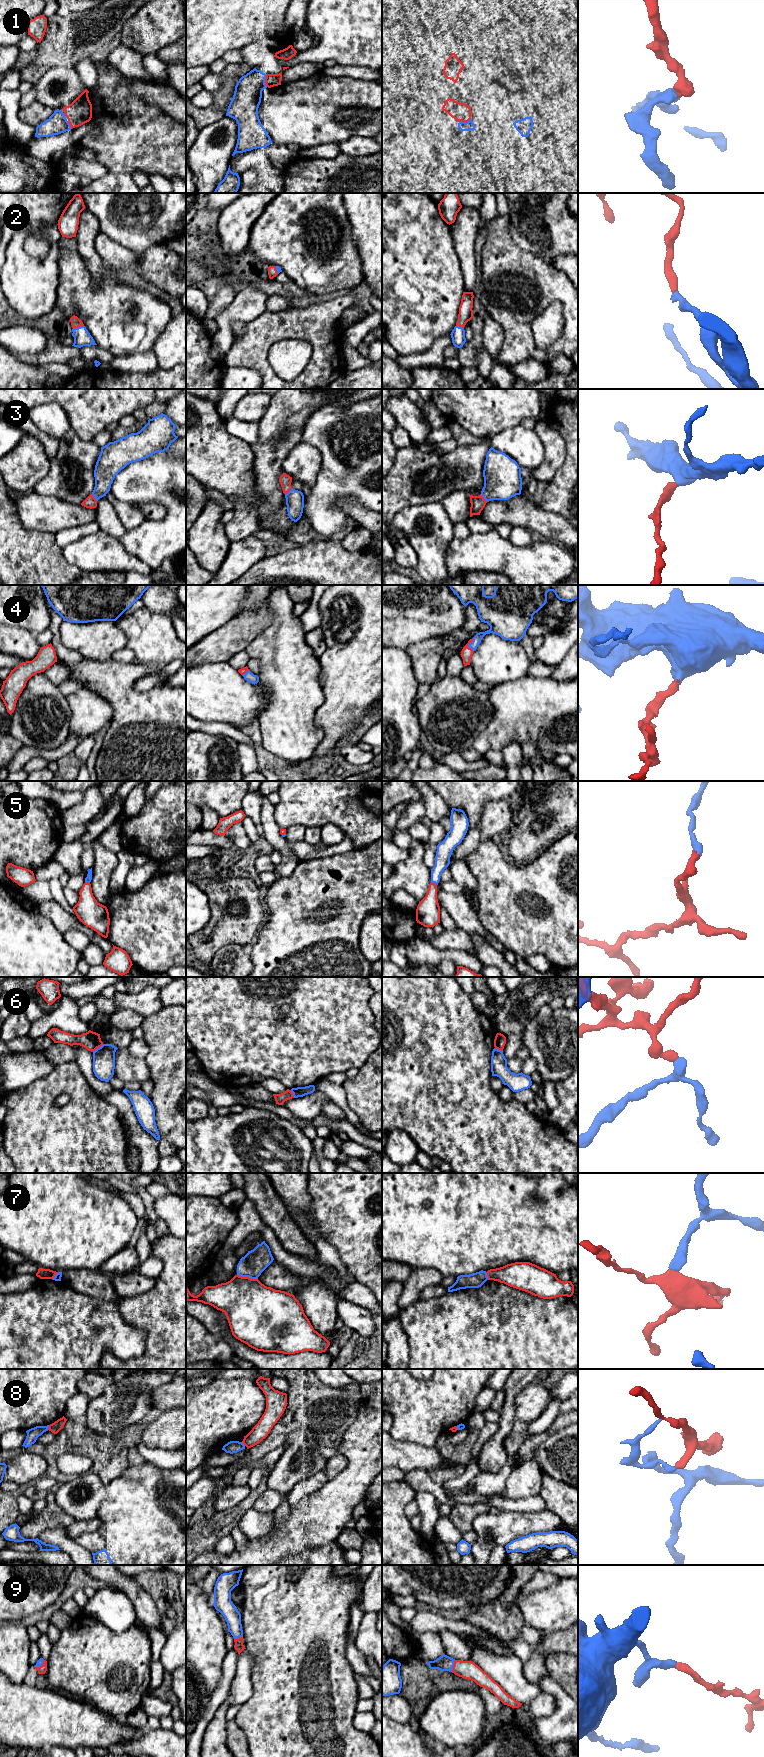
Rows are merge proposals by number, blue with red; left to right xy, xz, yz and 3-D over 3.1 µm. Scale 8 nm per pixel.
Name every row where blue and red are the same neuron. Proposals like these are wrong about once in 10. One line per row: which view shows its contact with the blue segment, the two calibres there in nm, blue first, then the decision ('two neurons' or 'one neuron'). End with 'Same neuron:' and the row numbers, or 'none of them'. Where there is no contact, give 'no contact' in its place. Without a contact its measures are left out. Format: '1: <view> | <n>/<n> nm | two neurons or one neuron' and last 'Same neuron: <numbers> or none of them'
1: xz | 220/110 nm | one neuron
2: xy | 140/80 nm | one neuron
3: yz | 300/110 nm | one neuron
4: yz | 80/90 nm | one neuron
5: yz | 130/190 nm | one neuron
6: xy | 180/150 nm | two neurons
7: xz | 190/420 nm | two neurons
8: xy | 100/90 nm | two neurons
9: yz | 130/150 nm | one neuron
Same neuron: 1, 2, 3, 4, 5, 9

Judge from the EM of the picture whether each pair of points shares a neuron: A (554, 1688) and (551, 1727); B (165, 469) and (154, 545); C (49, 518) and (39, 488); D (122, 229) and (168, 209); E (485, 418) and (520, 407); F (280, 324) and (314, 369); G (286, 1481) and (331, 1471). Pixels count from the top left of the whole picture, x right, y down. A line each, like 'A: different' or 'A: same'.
A: same
B: same
C: different
D: same
E: same
F: same
G: different

